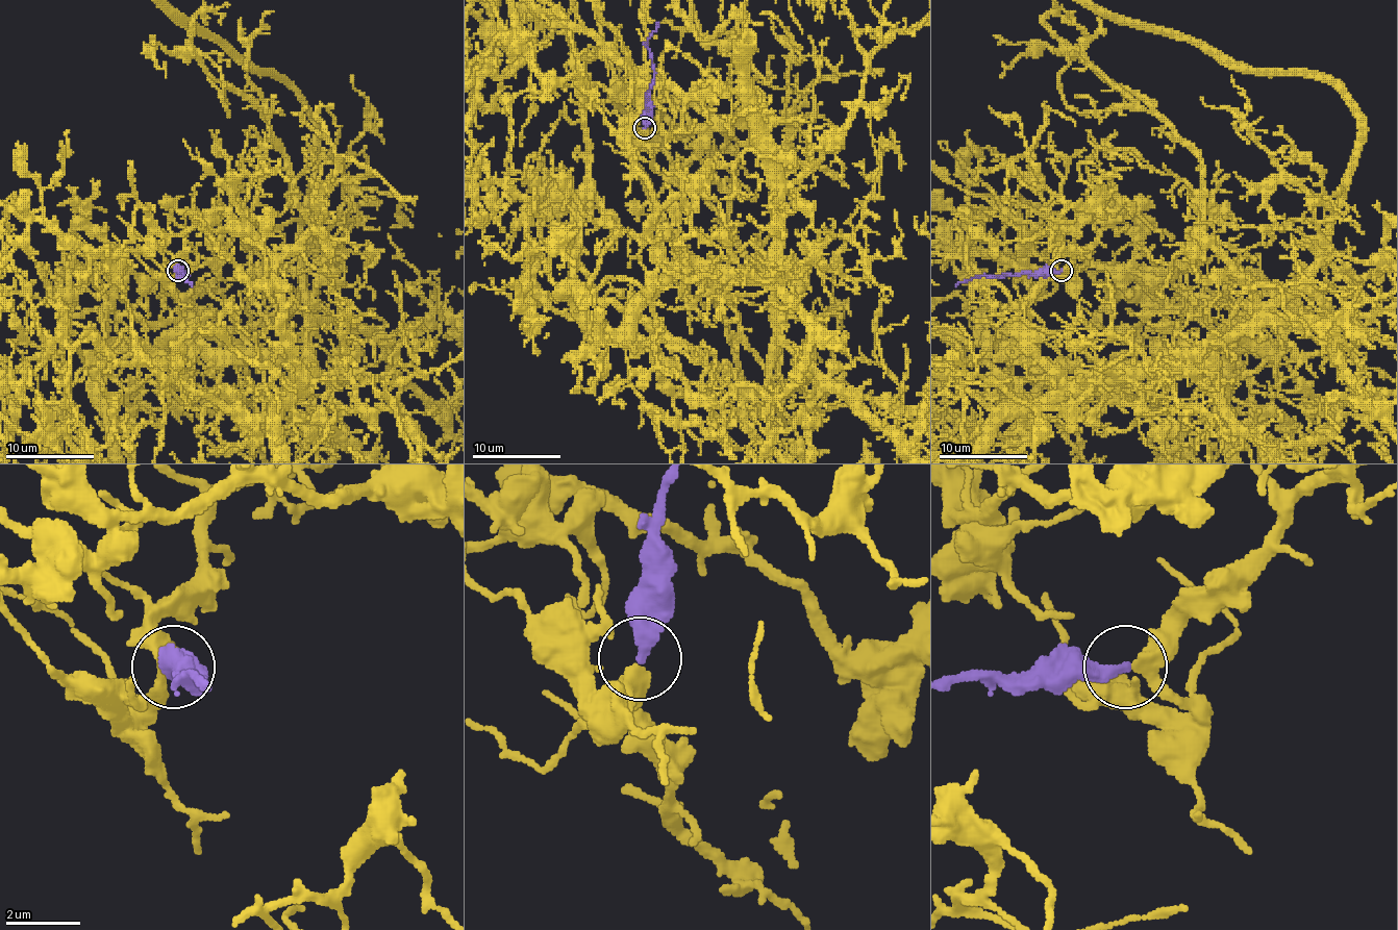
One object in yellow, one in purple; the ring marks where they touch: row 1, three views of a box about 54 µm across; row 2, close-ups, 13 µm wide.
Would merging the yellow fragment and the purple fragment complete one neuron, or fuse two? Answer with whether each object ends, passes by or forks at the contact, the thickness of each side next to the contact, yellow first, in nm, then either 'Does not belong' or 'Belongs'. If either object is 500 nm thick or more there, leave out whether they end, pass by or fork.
At the ring yellow passes by. At the ring purple ends. Thickness 360 nm (yellow) against 400 nm. Belongs

